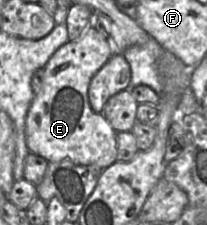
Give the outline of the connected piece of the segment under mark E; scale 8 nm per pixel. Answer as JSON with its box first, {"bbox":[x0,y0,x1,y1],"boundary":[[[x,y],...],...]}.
{"bbox":[25,26,117,169],"boundary":[[[89,26],[83,35],[59,47],[44,66],[42,86],[35,94],[25,122],[29,152],[49,162],[69,160],[76,165],[106,169],[117,158],[117,133],[102,113],[92,110],[88,87],[93,75],[116,52],[110,39]]]}

